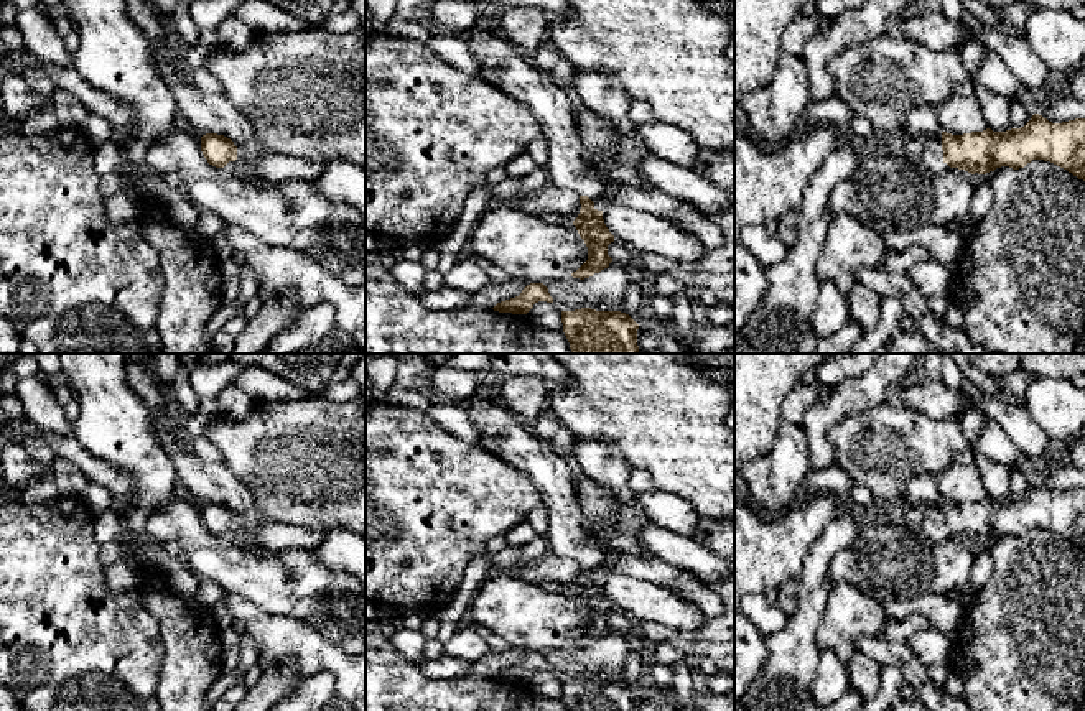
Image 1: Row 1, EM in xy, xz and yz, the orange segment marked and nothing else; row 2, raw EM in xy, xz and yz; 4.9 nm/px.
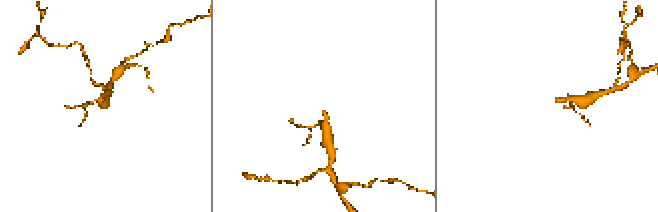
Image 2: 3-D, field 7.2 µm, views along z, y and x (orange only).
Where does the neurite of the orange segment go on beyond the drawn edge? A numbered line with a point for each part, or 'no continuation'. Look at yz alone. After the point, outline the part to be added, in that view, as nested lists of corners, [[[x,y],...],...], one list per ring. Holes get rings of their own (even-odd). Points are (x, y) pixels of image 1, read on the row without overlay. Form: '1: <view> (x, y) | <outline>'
1: yz (924, 520) | [[[902,502],[891,518],[901,527],[910,530],[915,537],[922,537],[930,543],[940,543],[948,538],[957,538],[950,537],[943,530],[942,502],[917,507]]]

